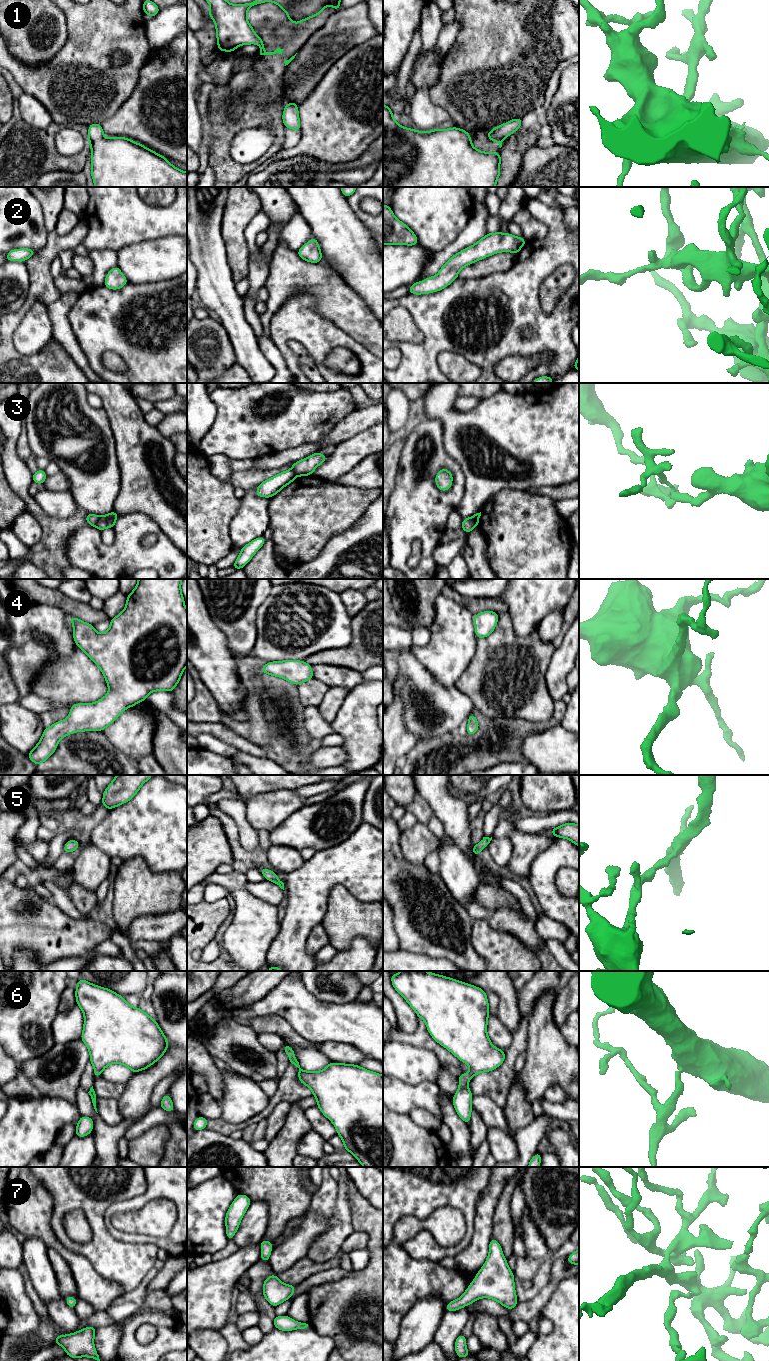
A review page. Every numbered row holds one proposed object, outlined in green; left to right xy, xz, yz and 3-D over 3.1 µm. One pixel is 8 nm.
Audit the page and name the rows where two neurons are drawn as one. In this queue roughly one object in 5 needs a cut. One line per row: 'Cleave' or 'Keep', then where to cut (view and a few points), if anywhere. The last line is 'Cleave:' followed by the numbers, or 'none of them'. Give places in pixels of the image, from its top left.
1: Keep. No split
2: Keep. No split
3: Cleave. Split along xy (99, 517), (95, 525)
4: Keep. No split
5: Keep. No split
6: Keep. No split
7: Keep. No split
Cleave: 3

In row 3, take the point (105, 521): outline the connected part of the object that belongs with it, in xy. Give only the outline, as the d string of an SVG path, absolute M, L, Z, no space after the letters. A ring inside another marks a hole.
M114 510L109 514L102 515L99 517L98 522L96 523L96 528L99 531L102 531L106 528L114 528L118 517L119 515Z

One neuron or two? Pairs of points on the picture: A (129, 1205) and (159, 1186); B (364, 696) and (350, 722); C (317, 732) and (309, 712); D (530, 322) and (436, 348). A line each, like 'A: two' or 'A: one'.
A: one
B: one
C: one
D: one

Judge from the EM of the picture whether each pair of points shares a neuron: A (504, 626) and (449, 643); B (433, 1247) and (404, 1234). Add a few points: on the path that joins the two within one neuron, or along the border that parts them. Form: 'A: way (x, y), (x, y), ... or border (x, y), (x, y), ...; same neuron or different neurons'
A: border (478, 639), (475, 645), (475, 653), (470, 661); different neurons
B: border (422, 1228), (403, 1245), (407, 1253), (416, 1260); different neurons

